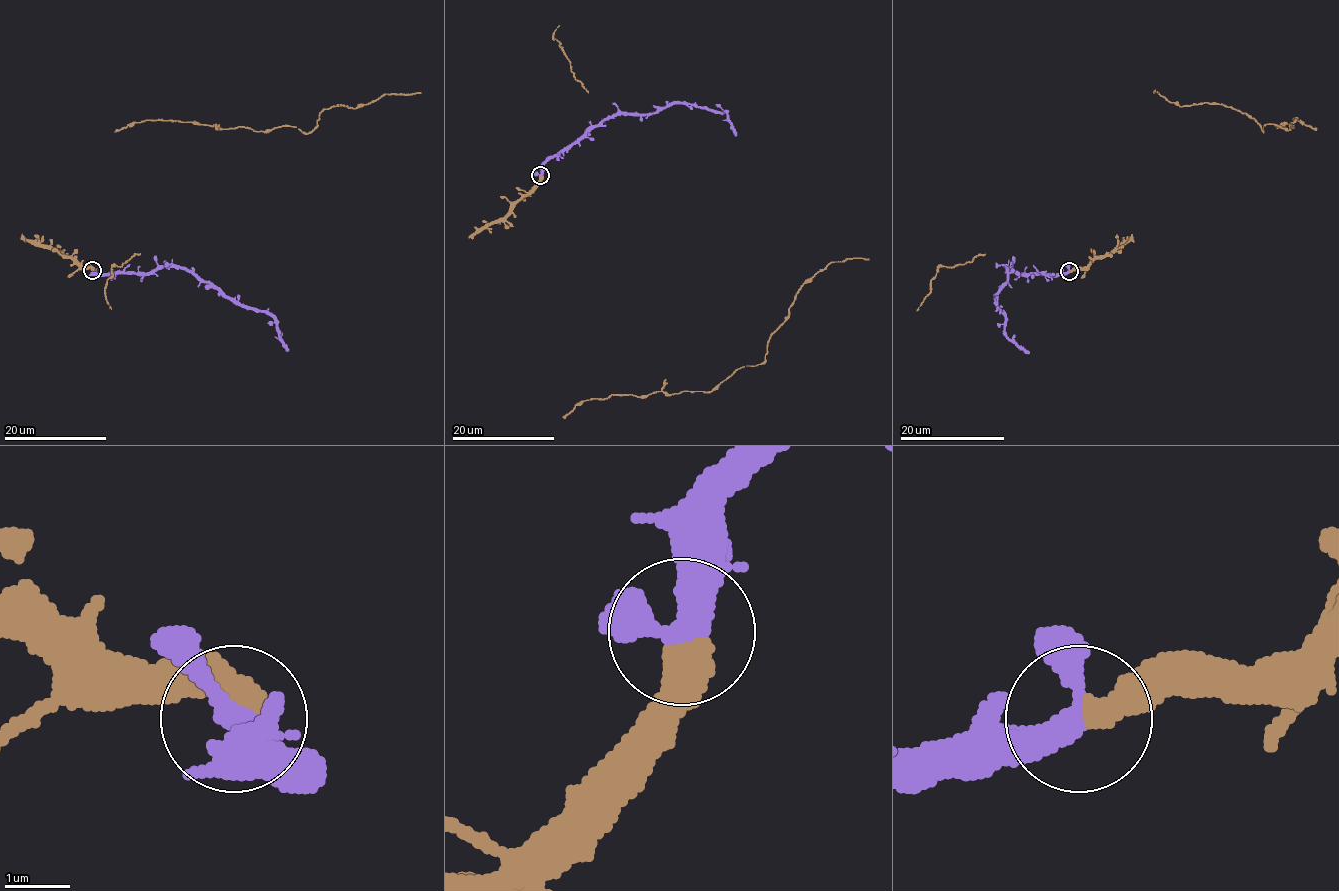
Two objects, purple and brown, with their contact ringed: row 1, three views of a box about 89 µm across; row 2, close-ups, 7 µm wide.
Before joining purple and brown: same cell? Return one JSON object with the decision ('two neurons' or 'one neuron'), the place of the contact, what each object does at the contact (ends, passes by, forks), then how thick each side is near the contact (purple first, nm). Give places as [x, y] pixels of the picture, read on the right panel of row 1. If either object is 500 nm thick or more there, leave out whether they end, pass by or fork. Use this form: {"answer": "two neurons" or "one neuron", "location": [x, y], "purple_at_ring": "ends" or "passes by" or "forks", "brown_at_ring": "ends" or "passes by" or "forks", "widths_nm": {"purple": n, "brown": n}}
{"answer": "one neuron", "location": [1069, 271], "widths_nm": {"purple": 360, "brown": 550}}

